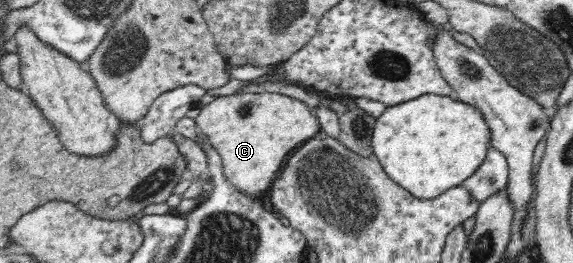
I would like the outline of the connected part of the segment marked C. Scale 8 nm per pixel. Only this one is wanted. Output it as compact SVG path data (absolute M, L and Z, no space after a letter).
M279 93L217 96L194 120L197 130L219 152L225 179L257 202L269 193L290 155L307 140L321 136L313 111L295 98Z

